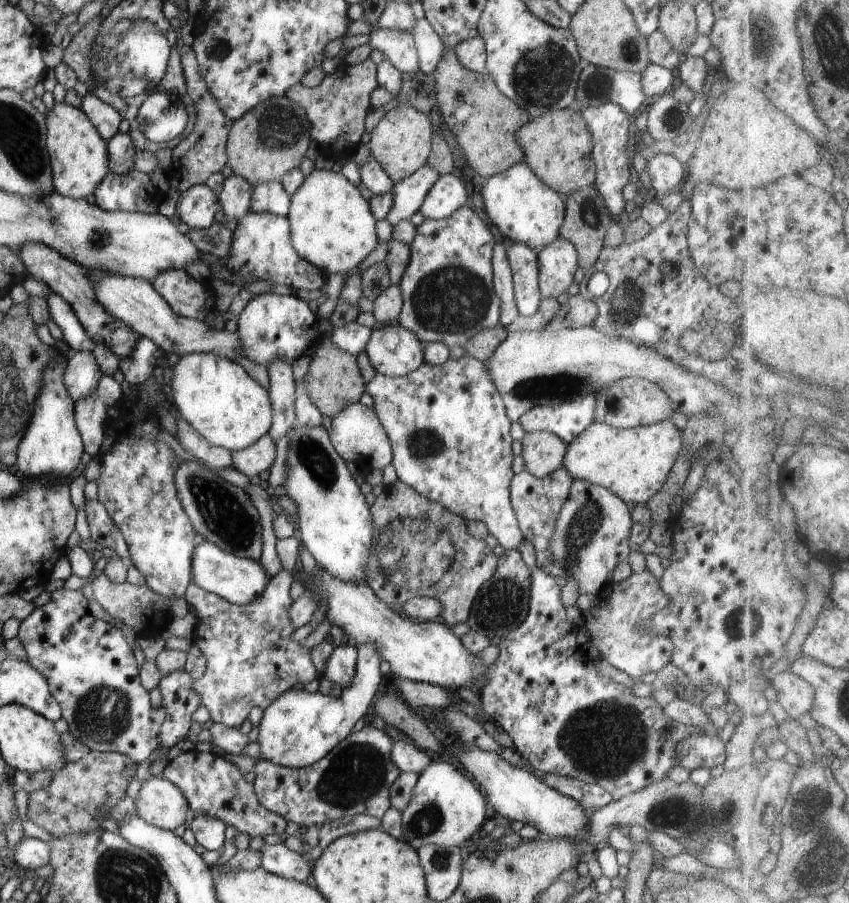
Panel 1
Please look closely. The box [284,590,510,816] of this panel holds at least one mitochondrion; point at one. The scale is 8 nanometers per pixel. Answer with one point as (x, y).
(352, 776)

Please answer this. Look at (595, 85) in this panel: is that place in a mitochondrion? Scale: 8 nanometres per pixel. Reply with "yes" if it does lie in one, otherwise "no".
yes

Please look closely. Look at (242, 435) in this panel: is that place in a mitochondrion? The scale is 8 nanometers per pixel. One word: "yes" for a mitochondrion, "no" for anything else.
no

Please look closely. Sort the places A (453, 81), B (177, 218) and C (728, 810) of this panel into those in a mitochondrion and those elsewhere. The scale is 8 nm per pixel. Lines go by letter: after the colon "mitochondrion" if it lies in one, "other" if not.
A: other
B: other
C: mitochondrion

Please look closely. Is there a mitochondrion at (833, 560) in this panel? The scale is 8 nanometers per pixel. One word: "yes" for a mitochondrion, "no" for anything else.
no

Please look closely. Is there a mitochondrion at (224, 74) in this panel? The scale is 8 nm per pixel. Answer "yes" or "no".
no

